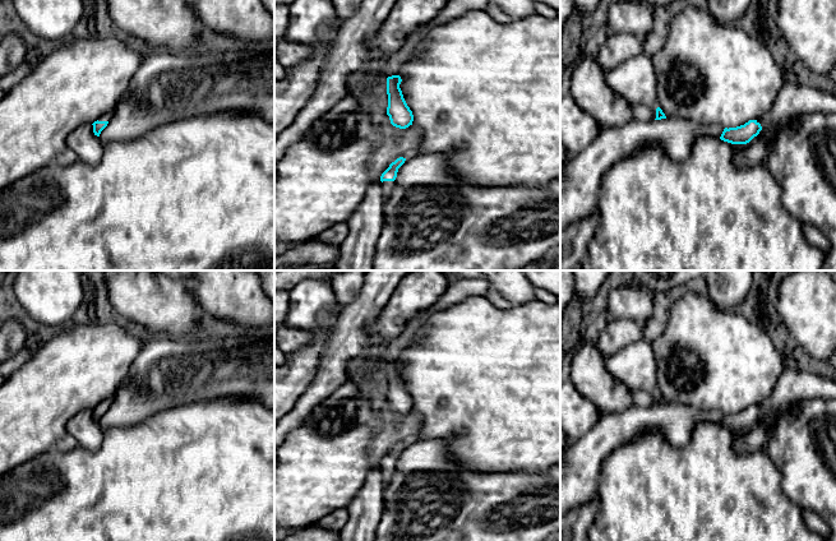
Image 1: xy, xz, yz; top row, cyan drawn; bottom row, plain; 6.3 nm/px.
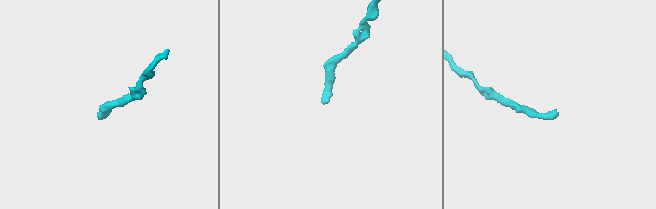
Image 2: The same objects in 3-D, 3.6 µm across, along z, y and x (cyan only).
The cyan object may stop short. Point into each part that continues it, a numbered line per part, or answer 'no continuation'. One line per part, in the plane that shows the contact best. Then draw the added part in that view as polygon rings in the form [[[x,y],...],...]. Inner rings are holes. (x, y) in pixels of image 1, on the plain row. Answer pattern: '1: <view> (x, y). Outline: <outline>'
1: xz (387, 472). Outline: [[[383,467],[380,470],[380,472],[382,472],[382,476],[383,476],[384,490],[385,490],[388,487],[389,482],[391,482],[392,475],[394,472],[394,467]]]

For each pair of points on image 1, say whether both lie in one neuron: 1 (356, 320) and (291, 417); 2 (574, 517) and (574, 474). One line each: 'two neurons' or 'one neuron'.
1: one neuron
2: two neurons

